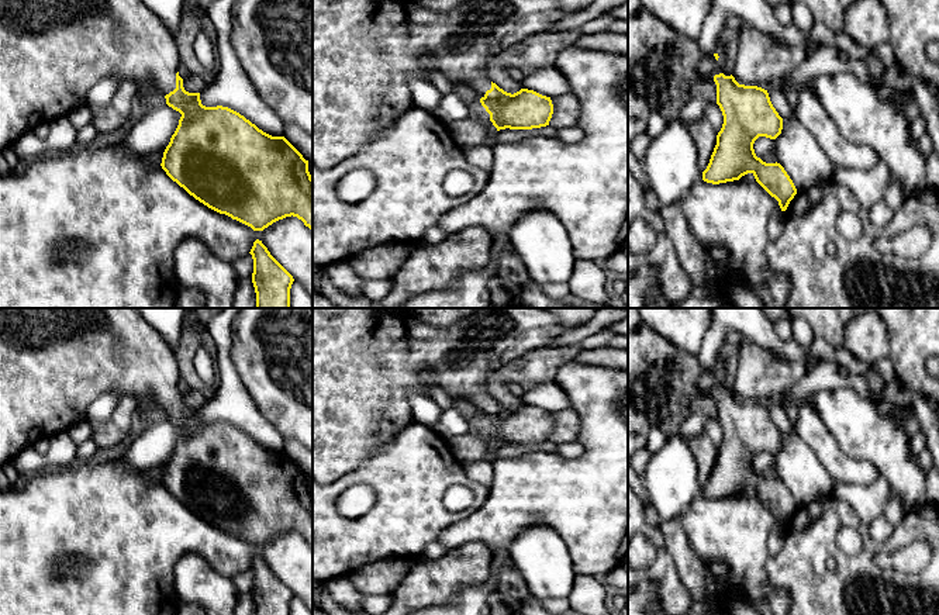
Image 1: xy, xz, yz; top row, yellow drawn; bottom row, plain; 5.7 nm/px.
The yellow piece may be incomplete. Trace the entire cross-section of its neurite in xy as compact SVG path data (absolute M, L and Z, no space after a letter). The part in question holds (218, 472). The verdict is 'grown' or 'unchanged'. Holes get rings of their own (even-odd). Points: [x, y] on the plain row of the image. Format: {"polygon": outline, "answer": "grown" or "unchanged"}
{"polygon": "M0 308L0 467L10 462L24 448L34 445L37 439L49 438L61 431L68 431L70 426L84 419L89 405L107 391L131 395L134 398L151 397L165 411L166 419L182 429L160 478L162 484L173 497L208 524L225 529L251 542L253 546L263 546L273 538L291 531L301 535L304 540L313 546L313 493L308 487L308 476L305 476L284 452L272 452L263 448L239 428L222 421L203 421L200 408L189 408L184 405L177 380L177 362L173 348L135 308Z", "answer": "grown"}

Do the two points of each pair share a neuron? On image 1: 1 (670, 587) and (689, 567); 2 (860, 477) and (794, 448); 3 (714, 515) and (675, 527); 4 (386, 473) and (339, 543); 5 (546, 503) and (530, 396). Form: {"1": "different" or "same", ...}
{"1": "different", "2": "different", "3": "different", "4": "same", "5": "different"}

